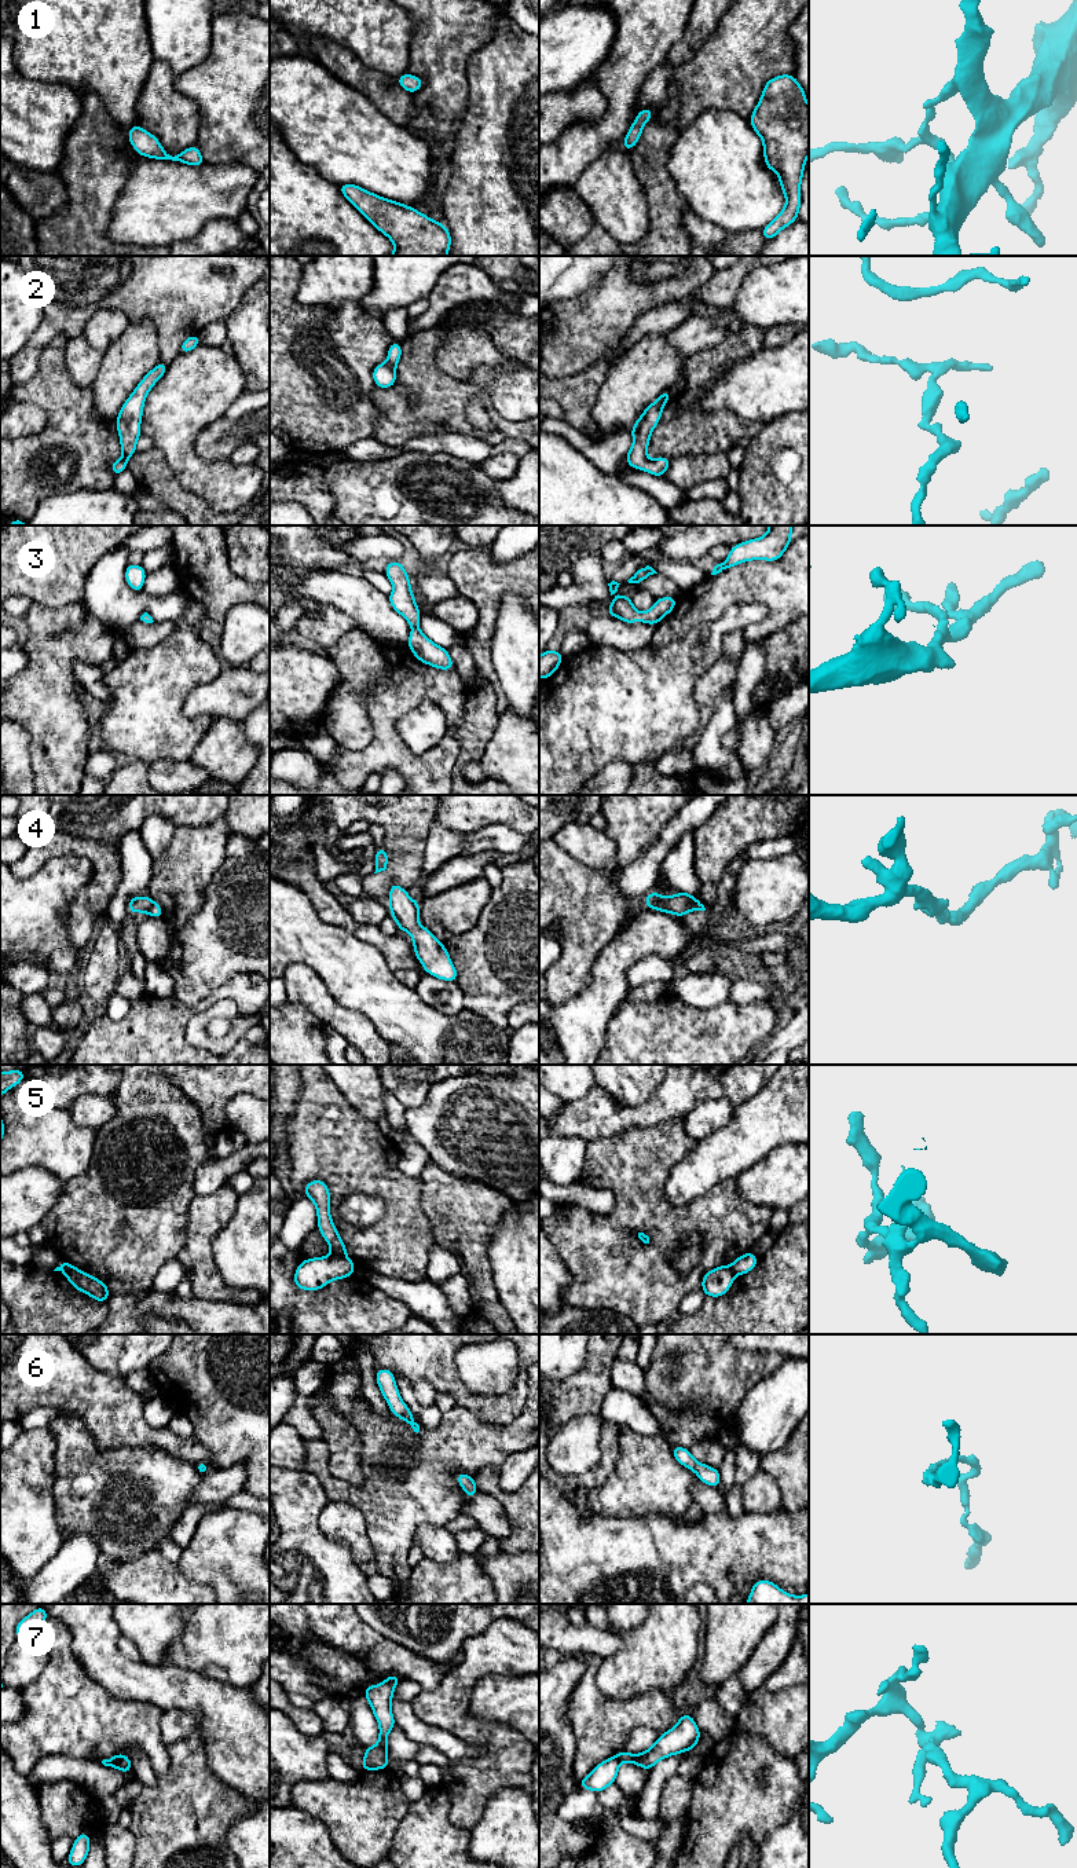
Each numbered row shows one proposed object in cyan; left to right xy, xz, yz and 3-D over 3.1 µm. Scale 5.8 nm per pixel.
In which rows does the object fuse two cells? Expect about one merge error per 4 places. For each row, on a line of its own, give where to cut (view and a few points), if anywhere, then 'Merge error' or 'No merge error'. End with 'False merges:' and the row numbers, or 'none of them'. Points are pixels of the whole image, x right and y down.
1: No split. No merge error
2: No split. No merge error
3: No split. No merge error
4: No split. No merge error
5: Split along xy (76, 1268), (69, 1268), (63, 1273). Merge error
6: No split. No merge error
7: Split along yz (616, 1755), (621, 1761). Merge error
False merges: 5, 7

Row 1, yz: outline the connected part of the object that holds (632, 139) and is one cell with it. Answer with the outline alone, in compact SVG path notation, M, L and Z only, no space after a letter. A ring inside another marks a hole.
M645 107L635 116L634 122L627 132L627 136L623 140L623 149L629 151L637 144L638 139L641 138L644 124L648 122L652 116L653 110L651 107Z

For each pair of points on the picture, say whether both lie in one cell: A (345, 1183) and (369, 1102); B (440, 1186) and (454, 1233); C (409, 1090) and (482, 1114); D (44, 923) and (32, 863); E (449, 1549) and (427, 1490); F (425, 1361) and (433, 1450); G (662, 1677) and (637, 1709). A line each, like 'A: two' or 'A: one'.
A: two
B: one
C: two
D: two
E: two
F: two
G: two

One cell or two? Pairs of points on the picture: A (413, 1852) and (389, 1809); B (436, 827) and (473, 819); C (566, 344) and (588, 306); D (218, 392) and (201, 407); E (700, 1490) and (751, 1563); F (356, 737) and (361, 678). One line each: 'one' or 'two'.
A: two
B: two
C: one
D: one
E: two
F: one

